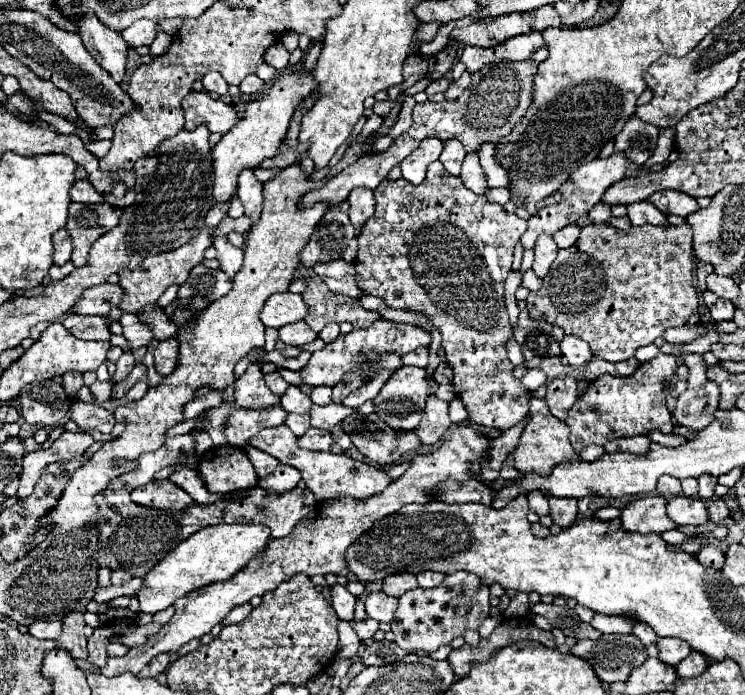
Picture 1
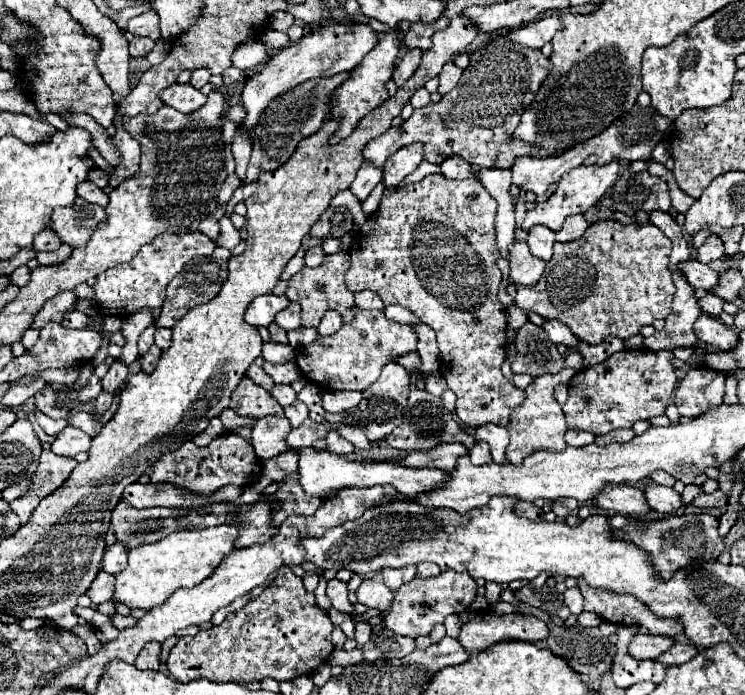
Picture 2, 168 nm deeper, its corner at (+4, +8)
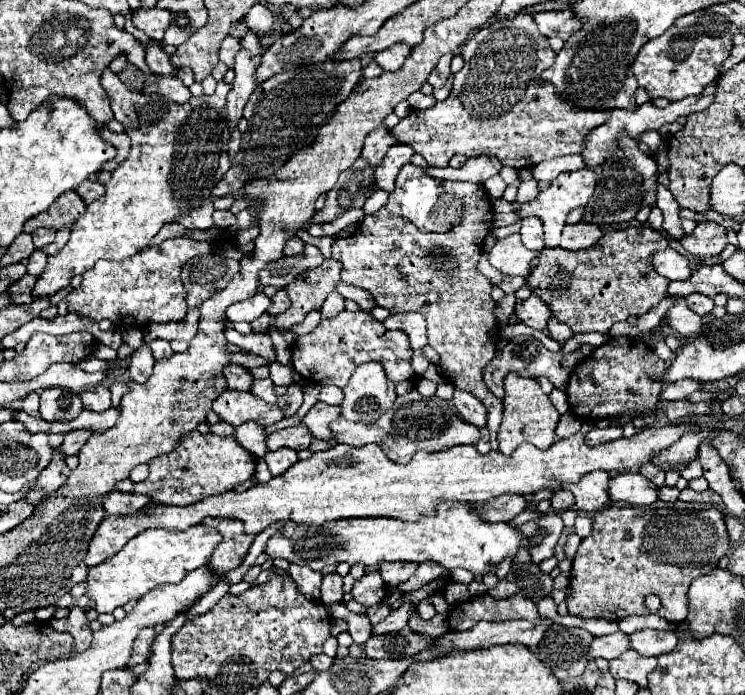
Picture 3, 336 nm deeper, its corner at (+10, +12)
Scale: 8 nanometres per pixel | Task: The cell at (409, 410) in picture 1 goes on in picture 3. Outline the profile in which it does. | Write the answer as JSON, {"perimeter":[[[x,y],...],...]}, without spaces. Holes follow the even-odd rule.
{"perimeter":[[[367,362],[357,366],[349,384],[343,388],[341,416],[353,422],[373,424],[395,402],[395,384],[387,380],[383,366]]]}

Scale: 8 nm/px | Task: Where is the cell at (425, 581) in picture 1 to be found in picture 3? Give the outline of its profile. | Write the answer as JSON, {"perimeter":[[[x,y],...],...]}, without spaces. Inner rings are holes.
{"perimeter":[[[419,564],[419,568],[415,570],[415,574],[405,582],[405,584],[399,584],[397,588],[401,590],[401,594],[407,594],[407,592],[413,592],[413,590],[419,590],[421,586],[433,582],[435,578],[439,578],[441,574],[445,574],[445,568],[441,568],[441,564]]]}

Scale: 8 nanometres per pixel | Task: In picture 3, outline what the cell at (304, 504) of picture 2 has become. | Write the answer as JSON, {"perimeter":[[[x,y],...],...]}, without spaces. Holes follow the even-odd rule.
{"perimeter":[[[665,426],[665,428],[645,428],[633,438],[619,438],[599,446],[587,446],[583,434],[569,436],[555,442],[547,450],[539,450],[533,444],[521,444],[511,456],[491,450],[489,454],[479,454],[475,446],[453,446],[443,452],[417,452],[413,460],[405,466],[395,464],[385,456],[385,452],[367,444],[361,448],[351,448],[347,444],[335,444],[325,452],[315,452],[307,460],[299,460],[281,476],[273,476],[265,484],[257,484],[245,492],[225,492],[219,496],[209,496],[189,506],[157,506],[151,510],[139,510],[129,516],[105,516],[97,526],[93,540],[89,542],[89,552],[85,564],[95,566],[109,556],[117,554],[133,536],[147,528],[169,528],[187,530],[199,524],[203,518],[235,518],[245,524],[247,534],[259,534],[275,522],[307,522],[323,524],[329,520],[343,518],[395,518],[395,520],[417,520],[419,516],[431,516],[439,502],[487,502],[505,492],[513,494],[533,494],[537,490],[549,488],[559,490],[557,482],[577,482],[583,474],[593,470],[605,472],[631,472],[639,470],[643,464],[651,464],[651,456],[669,448],[673,440],[679,440],[685,432],[699,430],[693,426]]]}

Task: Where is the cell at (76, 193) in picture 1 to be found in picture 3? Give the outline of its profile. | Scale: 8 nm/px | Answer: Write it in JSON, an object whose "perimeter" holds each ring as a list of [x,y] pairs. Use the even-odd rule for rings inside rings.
{"perimeter":[[[83,180],[83,182],[75,188],[75,192],[85,200],[85,204],[91,204],[91,202],[95,202],[95,200],[99,200],[99,198],[103,196],[105,188],[103,188],[103,184],[99,184],[99,182]]]}

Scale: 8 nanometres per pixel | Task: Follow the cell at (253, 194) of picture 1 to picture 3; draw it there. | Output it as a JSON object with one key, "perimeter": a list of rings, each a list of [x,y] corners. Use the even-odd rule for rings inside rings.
{"perimeter":[[[247,30],[247,34],[241,38],[241,50],[235,56],[235,80],[233,80],[233,88],[227,94],[227,118],[231,128],[237,126],[237,122],[243,116],[243,106],[247,104],[251,92],[257,86],[257,78],[255,78],[255,70],[261,64],[261,36],[253,30]]]}

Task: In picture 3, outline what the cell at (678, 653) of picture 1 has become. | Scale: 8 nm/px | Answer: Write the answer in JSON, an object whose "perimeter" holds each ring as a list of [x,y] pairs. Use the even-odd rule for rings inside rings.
{"perimeter":[[[615,632],[615,634],[609,634],[609,636],[593,638],[587,654],[589,654],[591,660],[597,660],[597,658],[613,660],[613,658],[621,656],[625,650],[629,650],[629,636],[623,634],[623,632]]]}

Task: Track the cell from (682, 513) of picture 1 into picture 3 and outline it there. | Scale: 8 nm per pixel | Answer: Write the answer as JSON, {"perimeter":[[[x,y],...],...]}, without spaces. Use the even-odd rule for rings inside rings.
{"perimeter":[[[639,472],[613,474],[609,480],[609,498],[613,502],[627,502],[633,506],[651,506],[657,498],[657,486],[653,486]]]}

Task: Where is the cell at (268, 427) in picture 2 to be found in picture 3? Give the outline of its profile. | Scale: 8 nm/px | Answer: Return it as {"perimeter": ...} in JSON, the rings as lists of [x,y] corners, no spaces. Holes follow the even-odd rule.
{"perimeter":[[[247,422],[247,424],[241,424],[235,428],[235,440],[245,448],[249,450],[253,456],[257,458],[263,458],[269,448],[267,448],[267,436],[265,436],[265,428],[263,426],[257,426],[255,422]]]}

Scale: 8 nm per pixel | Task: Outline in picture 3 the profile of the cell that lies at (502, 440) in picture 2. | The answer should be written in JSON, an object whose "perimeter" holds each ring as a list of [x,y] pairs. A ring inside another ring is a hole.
{"perimeter":[[[455,390],[453,402],[455,402],[457,410],[461,412],[461,416],[467,422],[475,424],[477,428],[483,428],[485,426],[485,422],[487,422],[487,410],[485,410],[485,406],[473,394],[463,392],[463,390]]]}

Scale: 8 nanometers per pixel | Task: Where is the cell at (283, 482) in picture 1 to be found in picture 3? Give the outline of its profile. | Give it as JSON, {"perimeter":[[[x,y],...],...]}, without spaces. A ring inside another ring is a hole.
{"perimeter":[[[279,448],[275,452],[267,452],[265,454],[265,462],[269,464],[269,470],[273,476],[279,476],[283,474],[291,464],[295,464],[299,458],[297,458],[297,452],[291,450],[291,448]]]}

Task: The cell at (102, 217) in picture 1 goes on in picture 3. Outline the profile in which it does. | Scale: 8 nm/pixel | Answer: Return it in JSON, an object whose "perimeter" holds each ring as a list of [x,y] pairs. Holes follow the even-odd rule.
{"perimeter":[[[65,192],[65,196],[59,196],[45,212],[33,216],[29,222],[25,222],[23,232],[33,234],[37,228],[63,228],[65,224],[75,222],[79,216],[85,214],[85,202],[77,196],[77,192]]]}

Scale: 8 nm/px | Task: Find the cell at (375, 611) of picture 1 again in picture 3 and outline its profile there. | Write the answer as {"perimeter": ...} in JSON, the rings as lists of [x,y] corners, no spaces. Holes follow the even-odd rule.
{"perimeter":[[[367,572],[361,580],[355,582],[351,594],[353,598],[363,604],[365,608],[367,606],[377,606],[383,602],[385,598],[385,592],[387,592],[387,586],[385,582],[381,580],[381,574],[379,572]]]}

